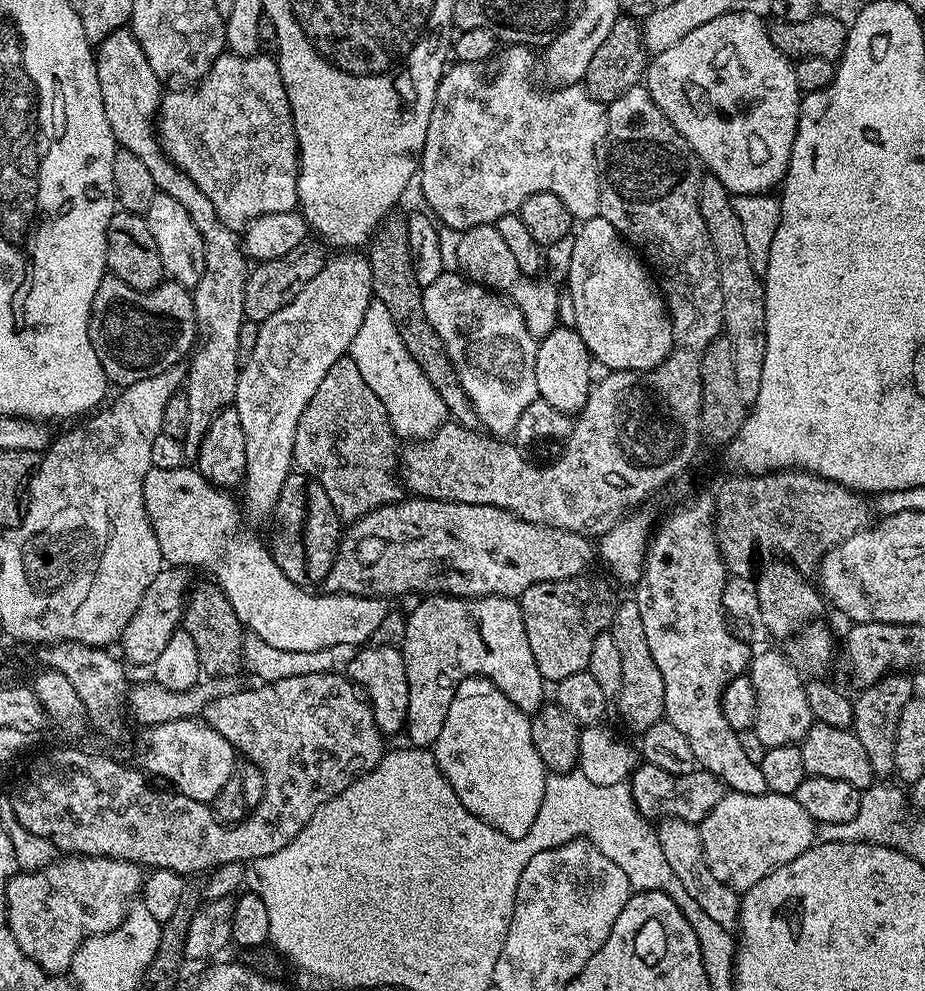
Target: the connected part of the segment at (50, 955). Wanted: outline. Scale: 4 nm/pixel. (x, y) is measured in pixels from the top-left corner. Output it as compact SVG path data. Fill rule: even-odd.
M68 854L63 858L53 859L52 863L47 864L45 868L39 868L37 872L21 871L12 877L6 890L8 925L20 949L34 962L38 962L38 966L53 974L64 974L71 969L72 959L81 942L90 936L97 936L100 932L114 930L120 925L125 912L137 899L141 887L141 865L131 860Z

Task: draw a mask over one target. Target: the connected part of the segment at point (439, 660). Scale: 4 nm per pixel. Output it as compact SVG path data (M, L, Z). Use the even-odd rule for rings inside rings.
M425 595L418 610L407 615L402 651L410 686L406 736L412 739L409 741L415 747L428 748L435 745L438 734L442 734L442 722L446 722L452 695L456 693L458 685L471 676L485 676L523 712L535 714L546 703L546 681L538 670L538 662L534 662L534 654L530 650L524 625L524 615L520 613L520 605L515 599L506 596Z

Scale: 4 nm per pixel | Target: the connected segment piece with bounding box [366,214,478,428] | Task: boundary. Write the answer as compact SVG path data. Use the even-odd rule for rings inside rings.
M389 214L381 220L379 228L372 233L370 243L366 248L366 255L372 267L372 290L375 299L382 301L390 310L405 341L415 345L412 348L412 356L423 366L424 371L431 375L432 383L435 384L442 402L448 408L449 417L455 423L465 424L468 428L476 428L478 424L476 411L472 408L466 390L460 385L460 379L456 376L456 367L446 354L442 338L438 338L434 326L430 326L426 318L426 310L422 306L424 289L414 274L414 262L410 254L410 238L408 237L408 216L396 215Z

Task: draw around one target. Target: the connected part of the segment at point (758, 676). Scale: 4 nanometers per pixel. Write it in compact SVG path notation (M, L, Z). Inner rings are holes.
M783 651L780 652L760 652L757 656L755 653L750 660L750 679L756 695L756 715L751 731L756 732L761 749L799 745L814 723L804 689L805 677L800 677L803 676L801 669L792 665L791 659Z

